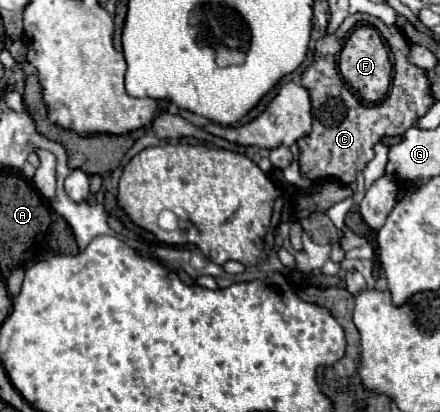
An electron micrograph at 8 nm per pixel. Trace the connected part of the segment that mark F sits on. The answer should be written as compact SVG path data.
M357 27L345 41L339 55L339 71L349 87L367 103L379 103L385 99L391 83L391 61L387 57L387 47L383 45L375 27Z

